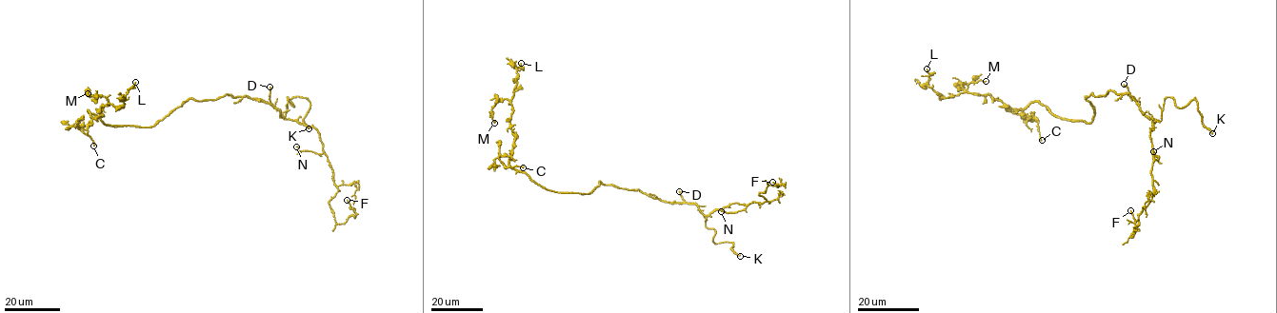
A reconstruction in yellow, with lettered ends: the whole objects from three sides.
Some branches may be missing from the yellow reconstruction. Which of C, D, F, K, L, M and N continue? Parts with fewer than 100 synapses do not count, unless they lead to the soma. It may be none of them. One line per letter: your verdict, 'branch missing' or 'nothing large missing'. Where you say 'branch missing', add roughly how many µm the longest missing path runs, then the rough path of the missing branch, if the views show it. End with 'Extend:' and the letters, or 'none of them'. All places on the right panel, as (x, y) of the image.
C: nothing large missing
D: nothing large missing
F: nothing large missing
K: branch missing | 10 µm | (1212, 133), (1221, 143), (1219, 158)
L: nothing large missing
M: nothing large missing
N: nothing large missing
Extend: K

